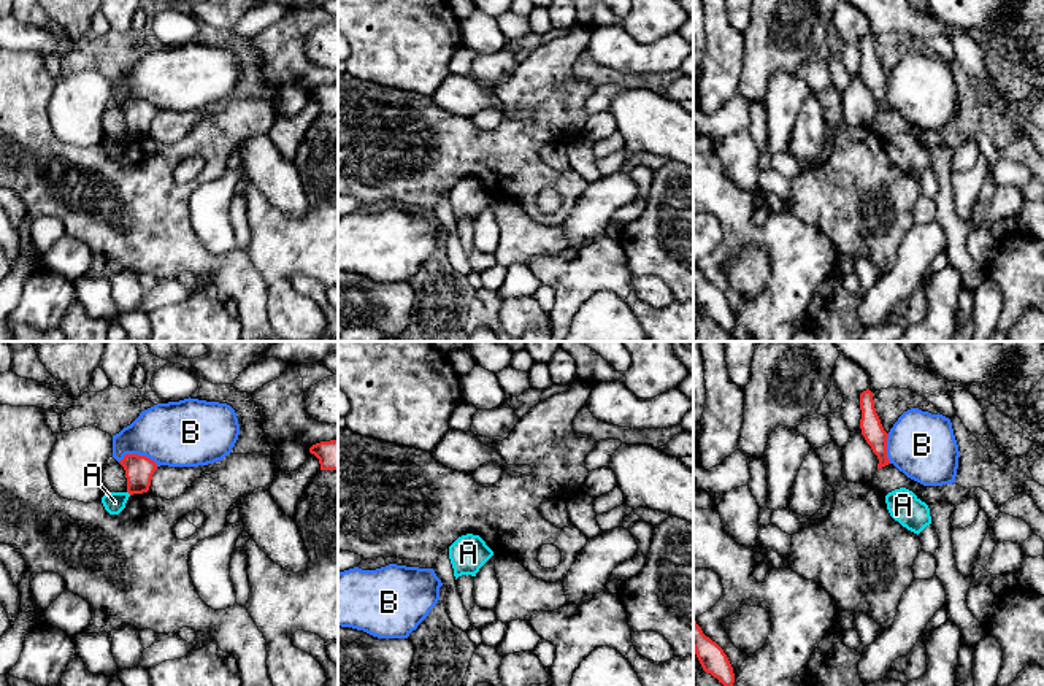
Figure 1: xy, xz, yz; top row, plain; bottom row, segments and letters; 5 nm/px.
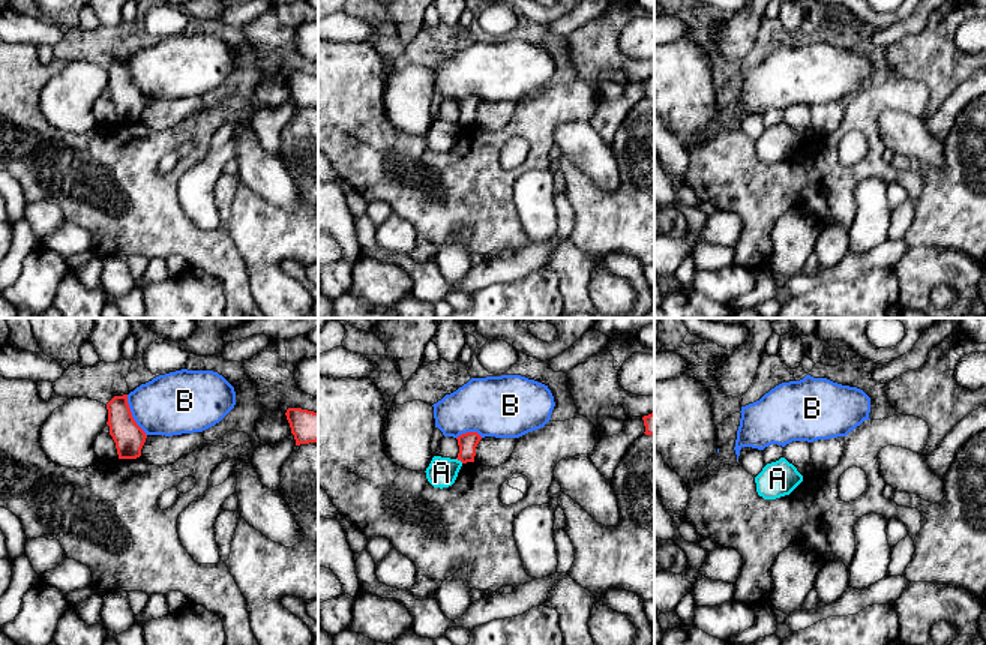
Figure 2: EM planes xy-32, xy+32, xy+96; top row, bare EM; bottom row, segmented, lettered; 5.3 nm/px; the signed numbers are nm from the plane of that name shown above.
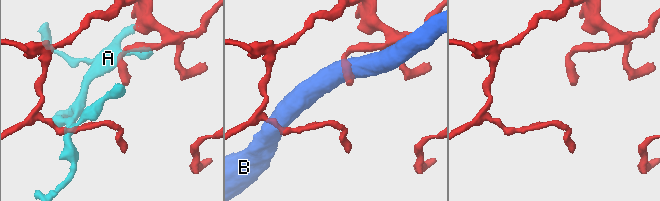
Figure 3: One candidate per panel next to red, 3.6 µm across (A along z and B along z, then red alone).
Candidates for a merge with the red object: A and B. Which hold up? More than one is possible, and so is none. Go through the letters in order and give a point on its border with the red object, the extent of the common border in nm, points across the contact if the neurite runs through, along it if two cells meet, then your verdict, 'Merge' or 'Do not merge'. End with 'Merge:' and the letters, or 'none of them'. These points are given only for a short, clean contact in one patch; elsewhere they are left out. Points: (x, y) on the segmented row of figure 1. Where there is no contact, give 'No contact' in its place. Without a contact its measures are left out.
A: Touches red at xy (129, 493). Shared border 30 nm. Boundary: xy (127, 491), (130, 494). Do not merge
B: Touches red at xy (137, 454). Shared border 200 nm. Do not merge
Merge: none of them

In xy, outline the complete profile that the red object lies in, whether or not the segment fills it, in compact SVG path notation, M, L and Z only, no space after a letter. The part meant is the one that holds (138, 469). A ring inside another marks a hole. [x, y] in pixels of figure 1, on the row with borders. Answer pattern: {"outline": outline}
{"outline": "M125 454L119 464L125 470L127 492L130 495L149 491L152 475L157 470L157 464L154 461L146 456Z"}

